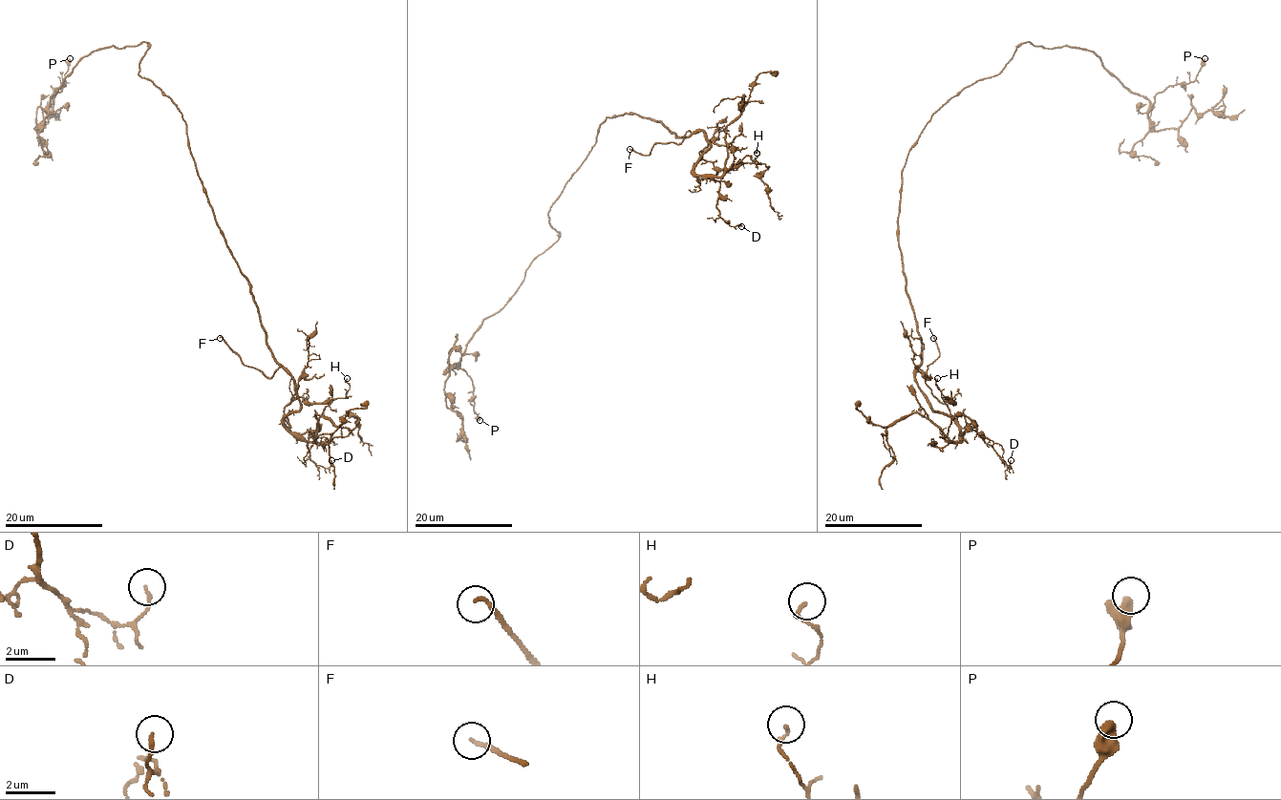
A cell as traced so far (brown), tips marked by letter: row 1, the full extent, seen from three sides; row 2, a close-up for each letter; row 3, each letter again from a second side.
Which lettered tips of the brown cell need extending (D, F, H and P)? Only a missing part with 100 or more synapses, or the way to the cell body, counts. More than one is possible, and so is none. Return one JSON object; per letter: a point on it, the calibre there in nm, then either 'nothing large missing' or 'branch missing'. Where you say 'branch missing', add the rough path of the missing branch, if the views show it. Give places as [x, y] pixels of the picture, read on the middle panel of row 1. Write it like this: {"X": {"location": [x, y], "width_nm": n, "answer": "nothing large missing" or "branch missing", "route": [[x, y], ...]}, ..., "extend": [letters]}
{"D": {"location": [741, 226], "width_nm": 150, "answer": "nothing large missing"}, "F": {"location": [629, 149], "width_nm": 150, "answer": "branch missing", "route": [[629, 149], [596, 118], [591, 107], [593, 105]]}, "H": {"location": [757, 153], "width_nm": 140, "answer": "nothing large missing"}, "P": {"location": [480, 420], "width_nm": 480, "answer": "nothing large missing"}, "extend": ["F"]}

